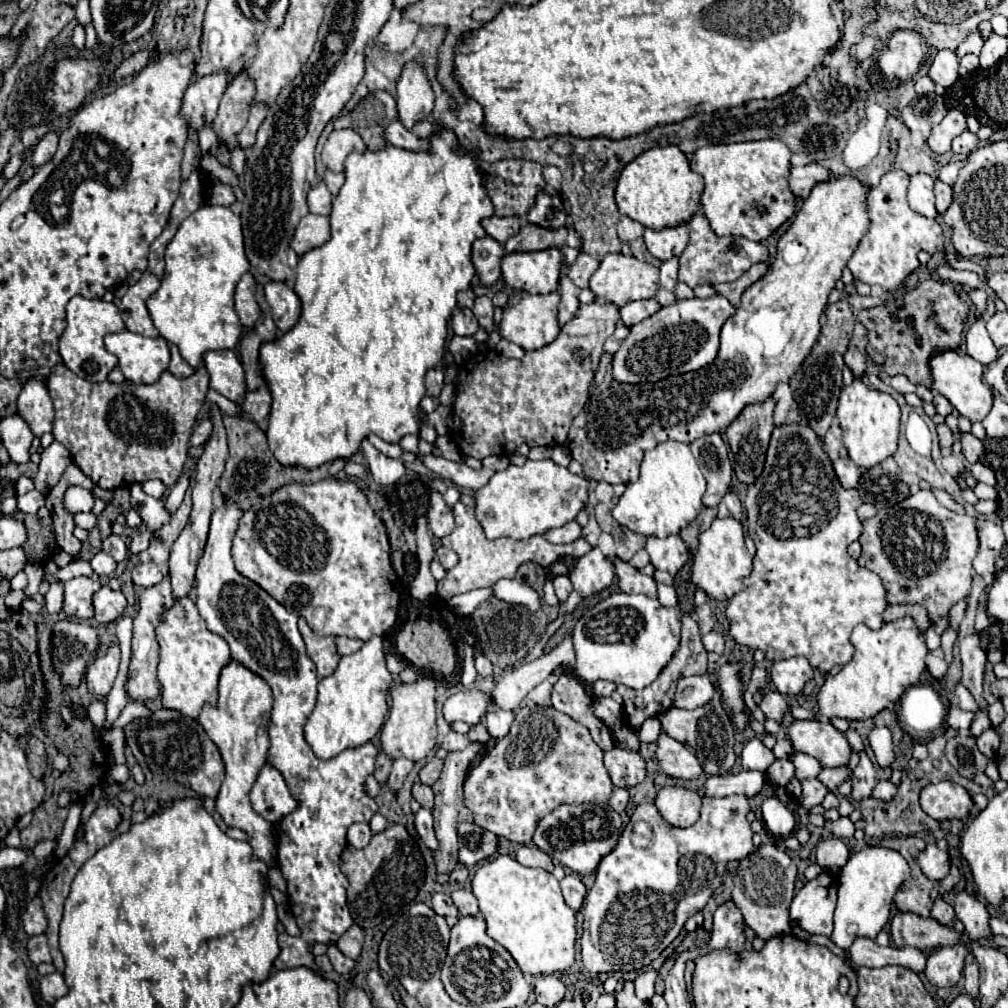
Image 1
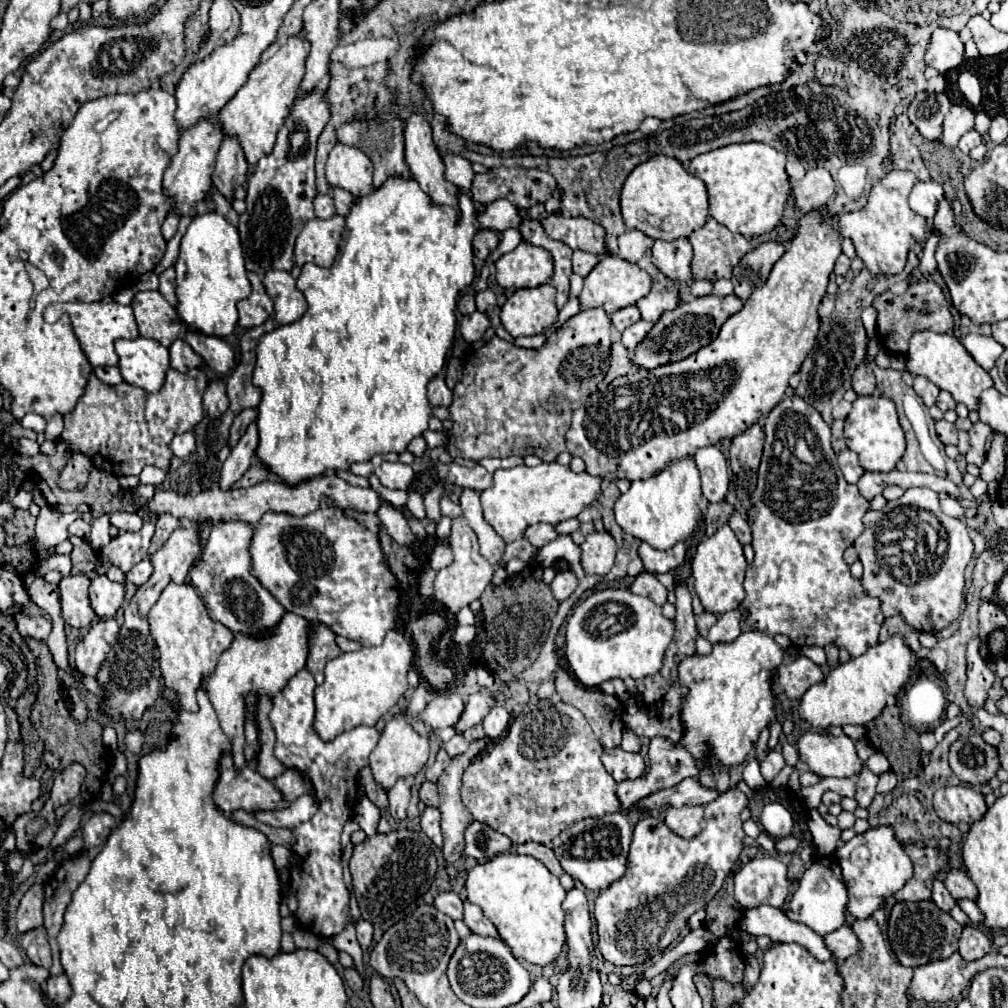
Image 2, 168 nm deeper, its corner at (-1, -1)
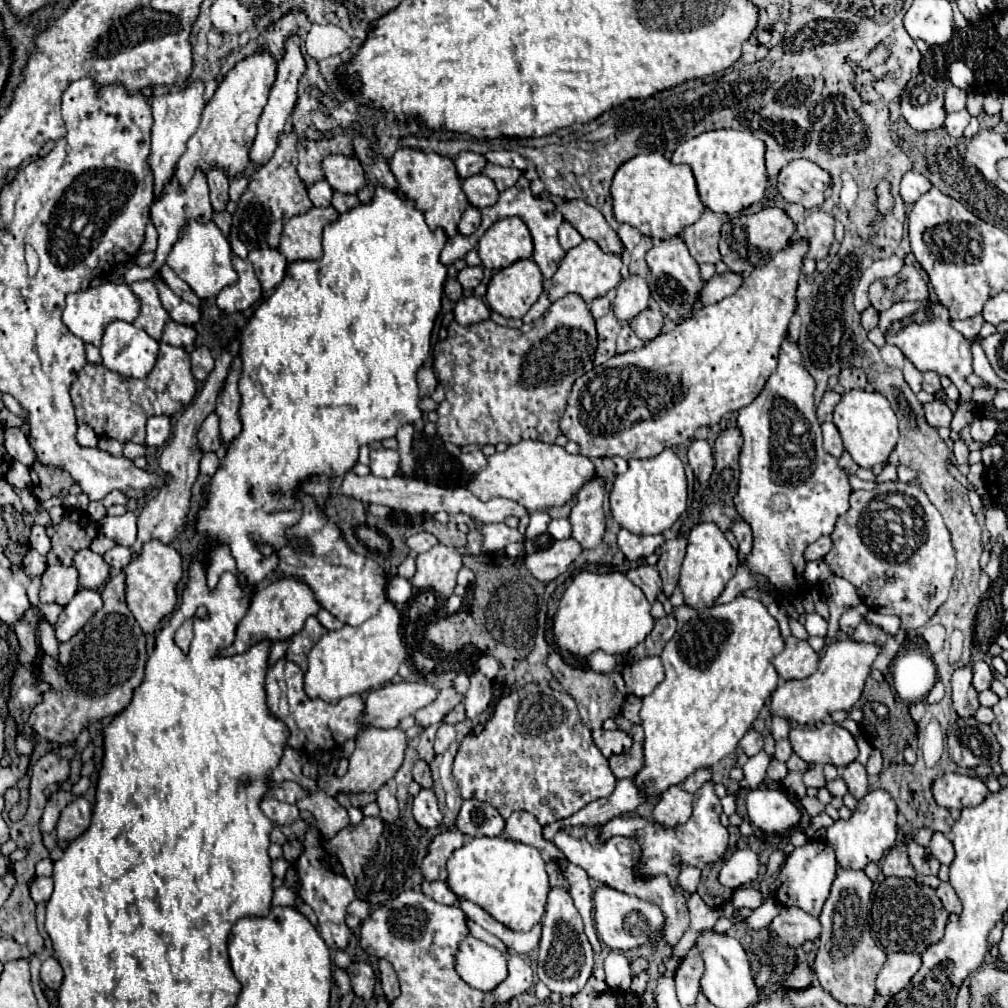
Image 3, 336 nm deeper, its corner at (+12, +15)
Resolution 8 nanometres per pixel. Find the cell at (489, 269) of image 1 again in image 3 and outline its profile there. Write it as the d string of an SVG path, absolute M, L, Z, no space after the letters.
M468 206L462 214L462 220L458 224L458 232L462 236L470 236L476 232L476 228L480 226L480 210L474 208L474 206Z

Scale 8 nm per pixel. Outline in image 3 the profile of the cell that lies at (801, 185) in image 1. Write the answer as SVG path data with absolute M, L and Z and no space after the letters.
M806 158L792 160L778 174L778 192L784 200L802 204L804 208L820 206L830 184L830 174Z

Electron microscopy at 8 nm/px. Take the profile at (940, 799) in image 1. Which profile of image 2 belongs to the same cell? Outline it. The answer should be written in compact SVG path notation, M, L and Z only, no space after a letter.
M947 786L935 792L933 808L945 822L973 824L985 816L989 806L985 804L983 794L969 786Z

